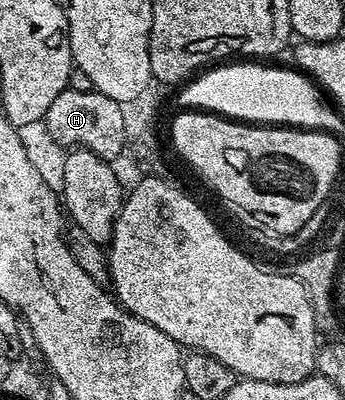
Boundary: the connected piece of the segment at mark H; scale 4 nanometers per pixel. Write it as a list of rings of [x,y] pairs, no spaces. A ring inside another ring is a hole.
[[[67,87],[63,93],[56,95],[52,107],[48,107],[44,126],[46,125],[51,139],[58,145],[87,149],[97,157],[111,159],[122,155],[127,148],[125,145],[128,144],[121,107],[122,103],[94,89],[76,91]]]

